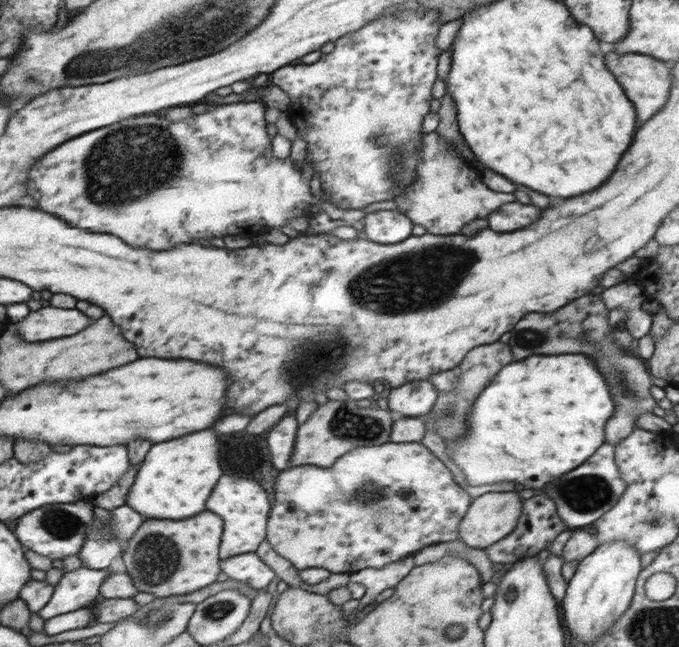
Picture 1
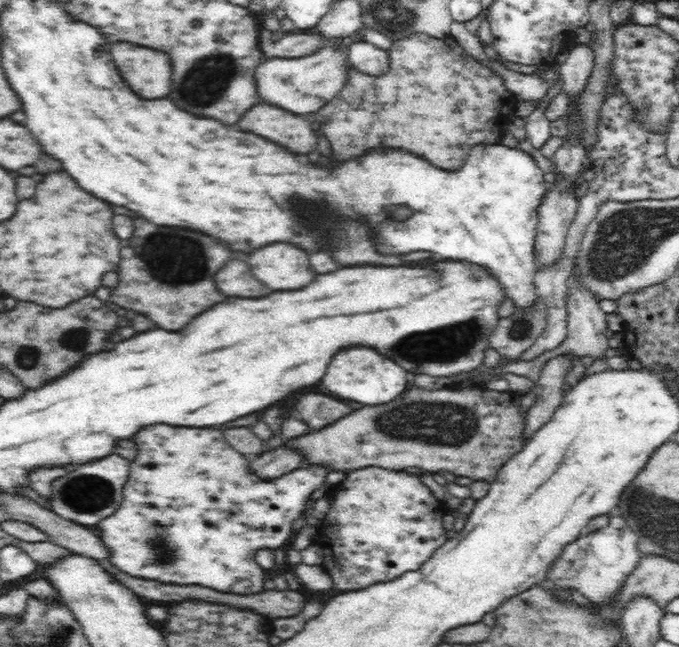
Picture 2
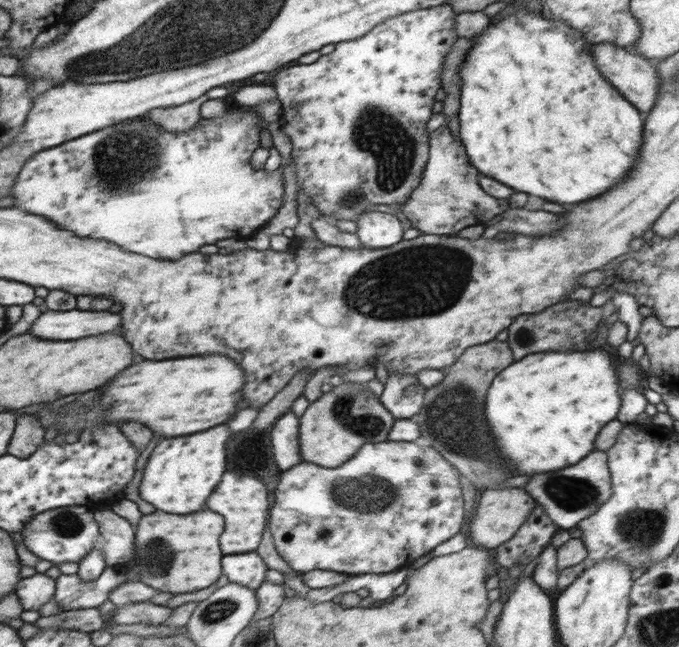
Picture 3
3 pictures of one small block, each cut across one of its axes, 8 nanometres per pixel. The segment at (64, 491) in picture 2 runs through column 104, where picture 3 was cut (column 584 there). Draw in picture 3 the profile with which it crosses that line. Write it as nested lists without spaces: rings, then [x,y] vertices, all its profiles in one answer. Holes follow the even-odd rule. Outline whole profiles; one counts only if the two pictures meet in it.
[[[594,452],[594,456],[586,456],[572,466],[561,468],[558,472],[546,472],[542,476],[530,478],[524,490],[541,504],[548,518],[562,529],[575,529],[581,520],[593,515],[601,506],[612,498],[613,474],[610,471],[609,457],[606,452]]]

